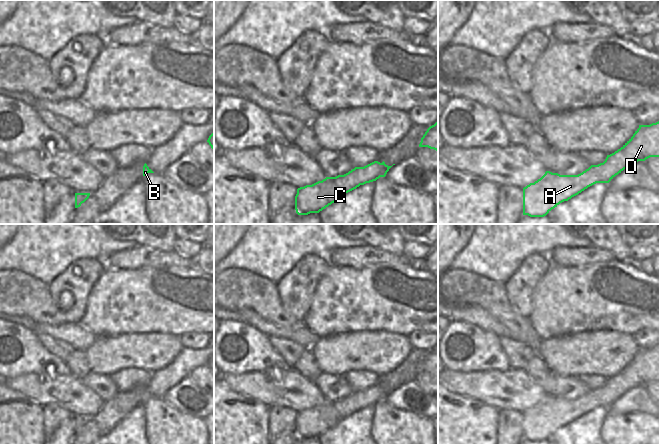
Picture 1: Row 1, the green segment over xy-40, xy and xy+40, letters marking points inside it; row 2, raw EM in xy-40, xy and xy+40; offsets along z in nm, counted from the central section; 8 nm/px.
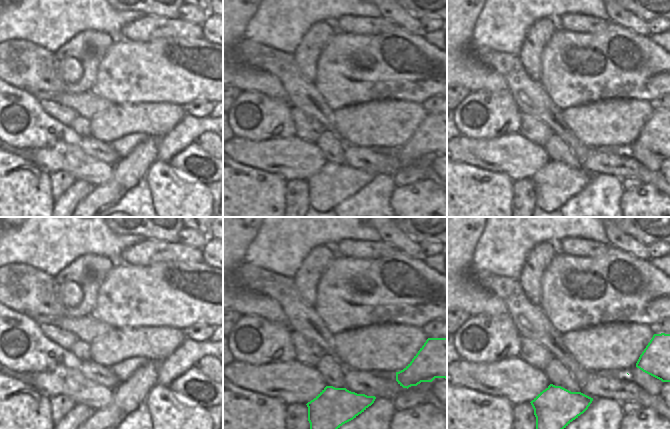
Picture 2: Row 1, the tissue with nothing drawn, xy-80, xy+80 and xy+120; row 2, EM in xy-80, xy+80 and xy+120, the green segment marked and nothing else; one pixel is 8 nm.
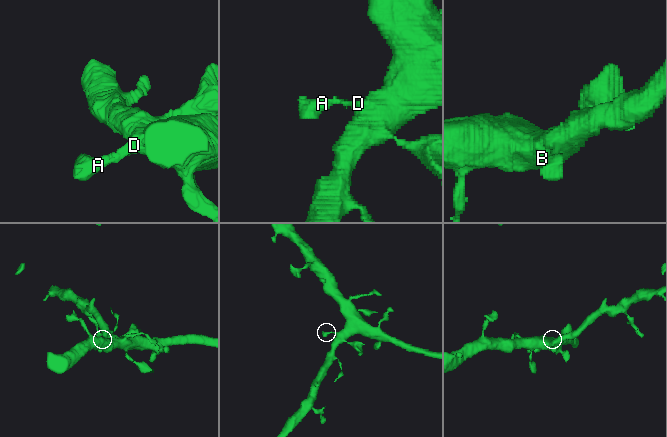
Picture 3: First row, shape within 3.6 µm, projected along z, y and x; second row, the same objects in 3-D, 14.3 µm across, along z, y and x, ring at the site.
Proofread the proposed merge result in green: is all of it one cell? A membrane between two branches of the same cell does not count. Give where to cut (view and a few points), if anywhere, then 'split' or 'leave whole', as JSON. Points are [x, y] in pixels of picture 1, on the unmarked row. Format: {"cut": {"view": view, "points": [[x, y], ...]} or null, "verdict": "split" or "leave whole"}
{"cut": null, "verdict": "leave whole"}

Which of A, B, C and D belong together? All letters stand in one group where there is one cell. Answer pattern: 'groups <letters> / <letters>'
groups A B C D

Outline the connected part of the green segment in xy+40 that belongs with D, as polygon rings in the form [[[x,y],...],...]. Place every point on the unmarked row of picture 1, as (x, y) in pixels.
[[[659,345],[639,349],[633,360],[605,385],[591,389],[578,399],[545,398],[523,412],[523,439],[544,441],[560,427],[568,425],[596,407],[609,407],[630,389],[659,381]]]

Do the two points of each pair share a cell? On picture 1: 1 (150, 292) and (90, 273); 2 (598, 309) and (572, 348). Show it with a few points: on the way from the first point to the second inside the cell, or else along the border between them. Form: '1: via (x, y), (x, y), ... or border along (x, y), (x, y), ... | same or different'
1: border along (107, 267), (87, 296) | different
2: border along (608, 331), (572, 332), (561, 336) | different

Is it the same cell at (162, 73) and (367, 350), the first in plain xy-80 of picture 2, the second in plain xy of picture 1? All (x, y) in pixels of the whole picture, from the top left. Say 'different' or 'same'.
different

